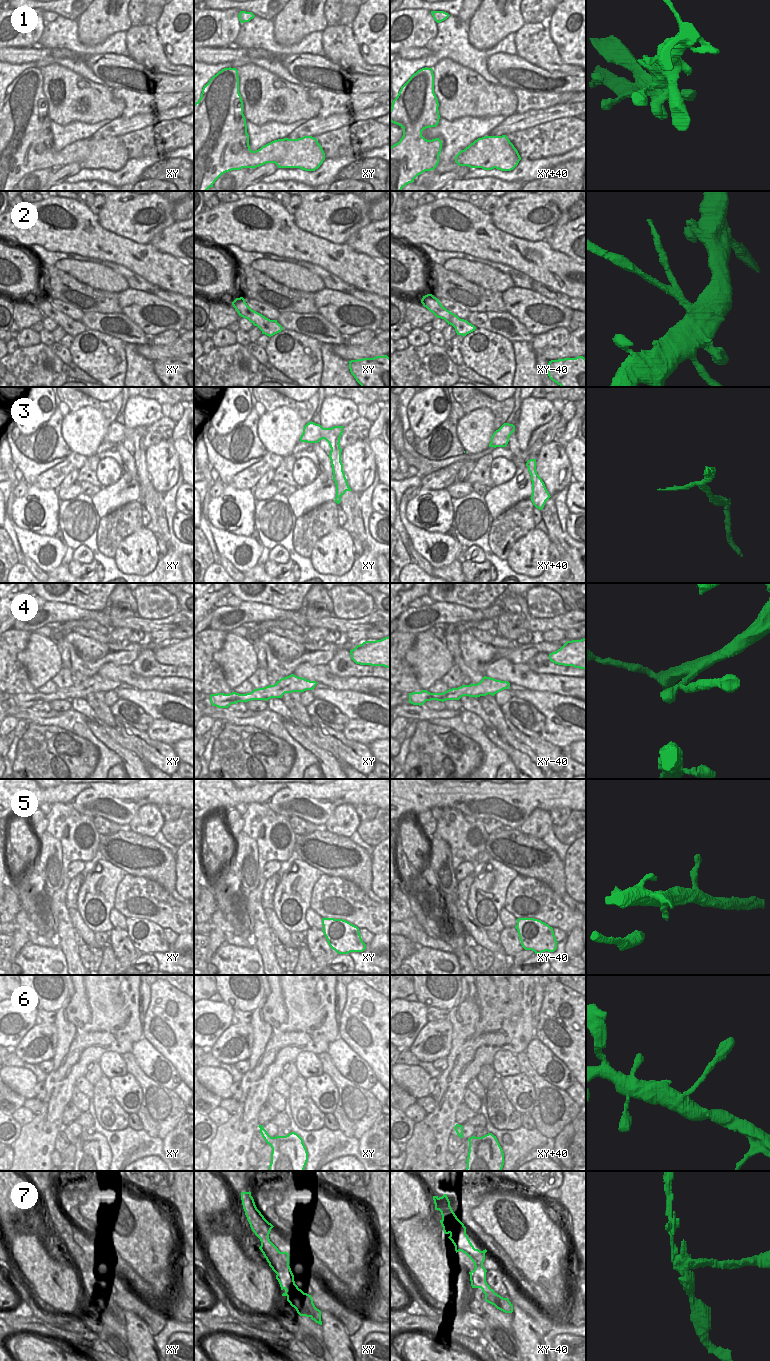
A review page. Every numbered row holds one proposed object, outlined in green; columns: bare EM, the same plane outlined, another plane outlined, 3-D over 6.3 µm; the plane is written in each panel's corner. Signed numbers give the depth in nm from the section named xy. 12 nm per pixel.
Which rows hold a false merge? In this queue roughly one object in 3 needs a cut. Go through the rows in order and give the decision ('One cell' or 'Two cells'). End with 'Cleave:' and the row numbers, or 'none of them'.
1: One cell
2: Two cells
3: One cell
4: One cell
5: One cell
6: One cell
7: Two cells
Cleave: 2, 7.

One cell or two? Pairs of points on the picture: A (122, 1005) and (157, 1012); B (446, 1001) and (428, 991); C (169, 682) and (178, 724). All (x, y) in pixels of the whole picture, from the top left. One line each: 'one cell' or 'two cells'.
A: two cells
B: one cell
C: two cells

